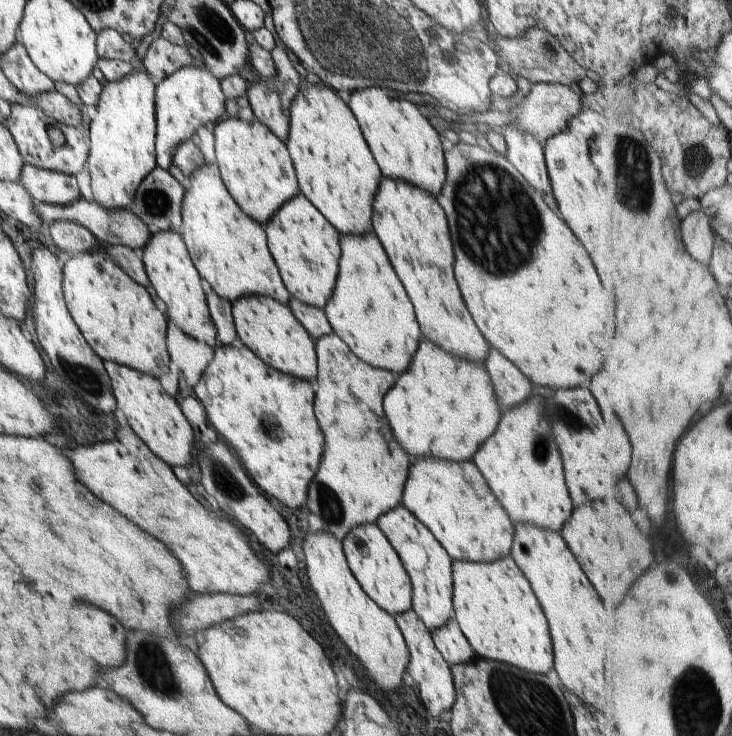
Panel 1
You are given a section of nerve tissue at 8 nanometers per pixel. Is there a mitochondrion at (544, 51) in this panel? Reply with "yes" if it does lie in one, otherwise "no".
yes

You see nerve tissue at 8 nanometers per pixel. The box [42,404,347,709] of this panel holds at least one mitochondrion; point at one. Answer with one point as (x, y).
(152, 667)

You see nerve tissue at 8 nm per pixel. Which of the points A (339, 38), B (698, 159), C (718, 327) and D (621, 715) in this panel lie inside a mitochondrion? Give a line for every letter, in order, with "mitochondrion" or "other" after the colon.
A: mitochondrion
B: mitochondrion
C: other
D: other

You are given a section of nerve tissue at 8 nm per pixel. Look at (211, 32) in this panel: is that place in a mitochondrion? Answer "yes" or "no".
yes

